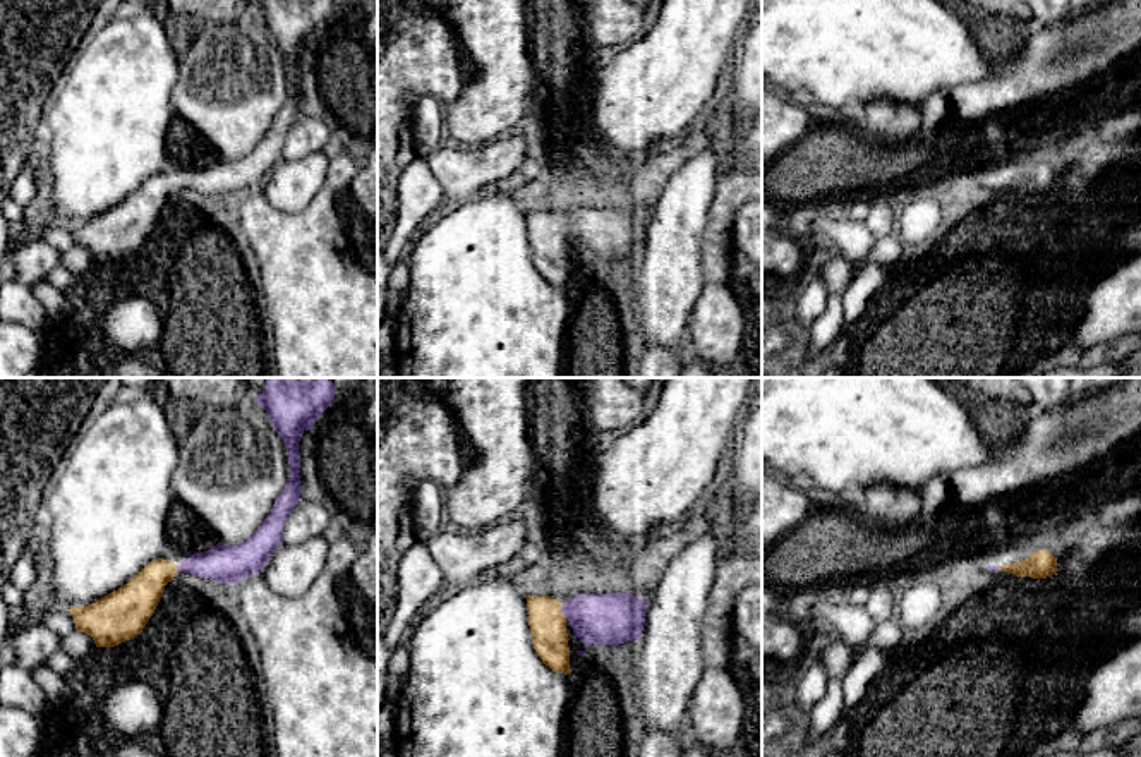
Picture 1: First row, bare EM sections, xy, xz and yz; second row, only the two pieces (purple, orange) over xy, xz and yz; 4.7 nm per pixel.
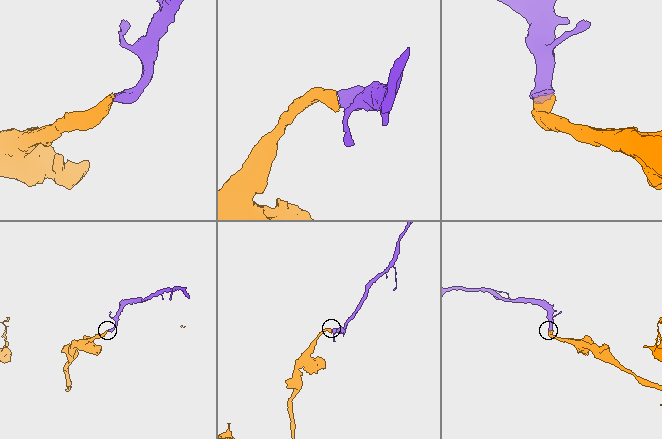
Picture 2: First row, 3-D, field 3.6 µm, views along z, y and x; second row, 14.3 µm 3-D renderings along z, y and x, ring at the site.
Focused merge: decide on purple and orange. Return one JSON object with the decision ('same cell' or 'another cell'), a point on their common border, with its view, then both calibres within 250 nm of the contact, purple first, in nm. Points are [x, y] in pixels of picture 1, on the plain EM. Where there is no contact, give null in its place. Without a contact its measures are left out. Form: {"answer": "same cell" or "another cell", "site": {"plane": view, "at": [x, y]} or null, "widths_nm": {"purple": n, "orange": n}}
{"answer": "same cell", "site": {"plane": "xz", "at": [561, 225]}, "widths_nm": {"purple": 240, "orange": 180}}

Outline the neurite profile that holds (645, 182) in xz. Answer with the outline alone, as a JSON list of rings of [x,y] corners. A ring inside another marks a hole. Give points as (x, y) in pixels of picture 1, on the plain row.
[[[700,120],[681,139],[654,151],[642,165],[625,168],[628,180],[621,187],[621,197],[626,206],[649,218],[671,175],[705,146],[707,136]]]

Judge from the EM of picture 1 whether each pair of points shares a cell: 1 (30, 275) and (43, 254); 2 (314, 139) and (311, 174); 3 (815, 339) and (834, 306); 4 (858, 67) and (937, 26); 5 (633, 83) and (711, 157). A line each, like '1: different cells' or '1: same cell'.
1: same cell
2: different cells
3: same cell
4: same cell
5: different cells

